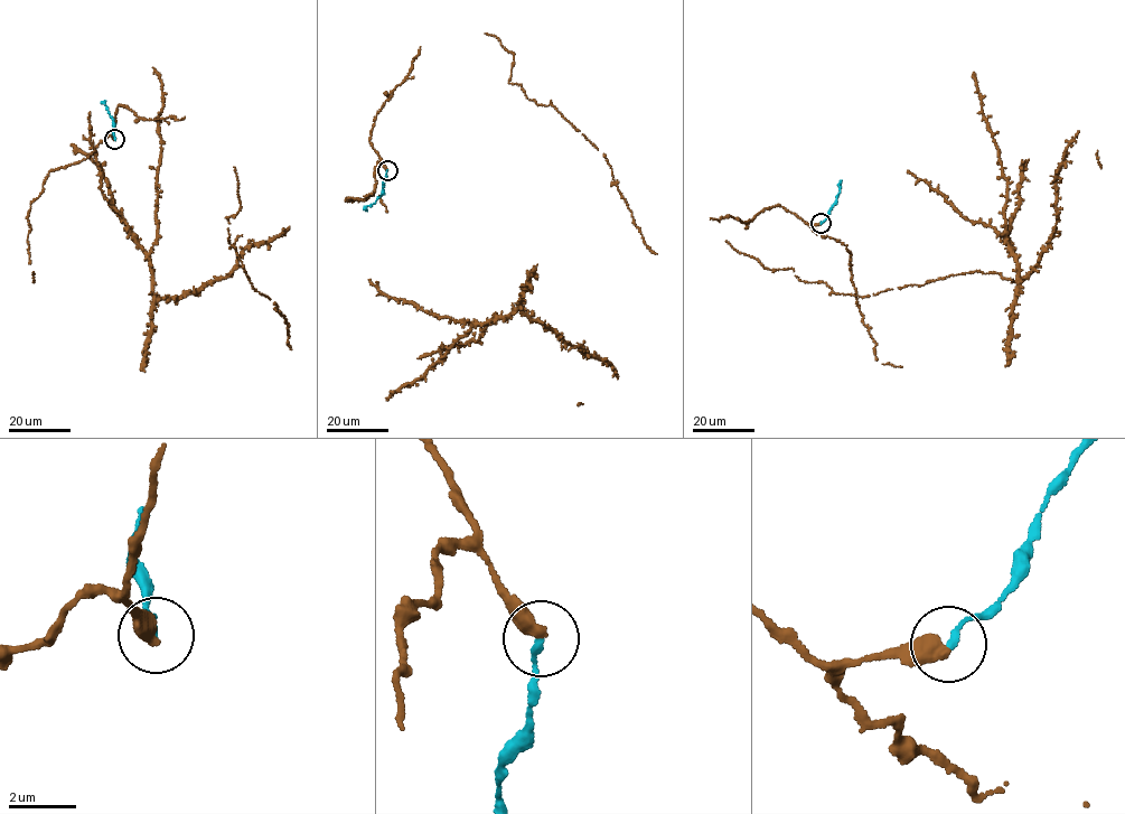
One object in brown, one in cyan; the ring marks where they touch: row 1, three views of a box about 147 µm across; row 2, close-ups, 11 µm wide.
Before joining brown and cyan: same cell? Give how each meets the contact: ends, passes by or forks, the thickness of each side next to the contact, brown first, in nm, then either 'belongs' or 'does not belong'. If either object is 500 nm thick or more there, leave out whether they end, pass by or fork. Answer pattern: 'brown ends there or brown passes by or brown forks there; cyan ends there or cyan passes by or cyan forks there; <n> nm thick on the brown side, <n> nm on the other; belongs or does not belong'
brown ends there; cyan ends there; 480 nm thick on the brown side, 170 nm on the other; does not belong

